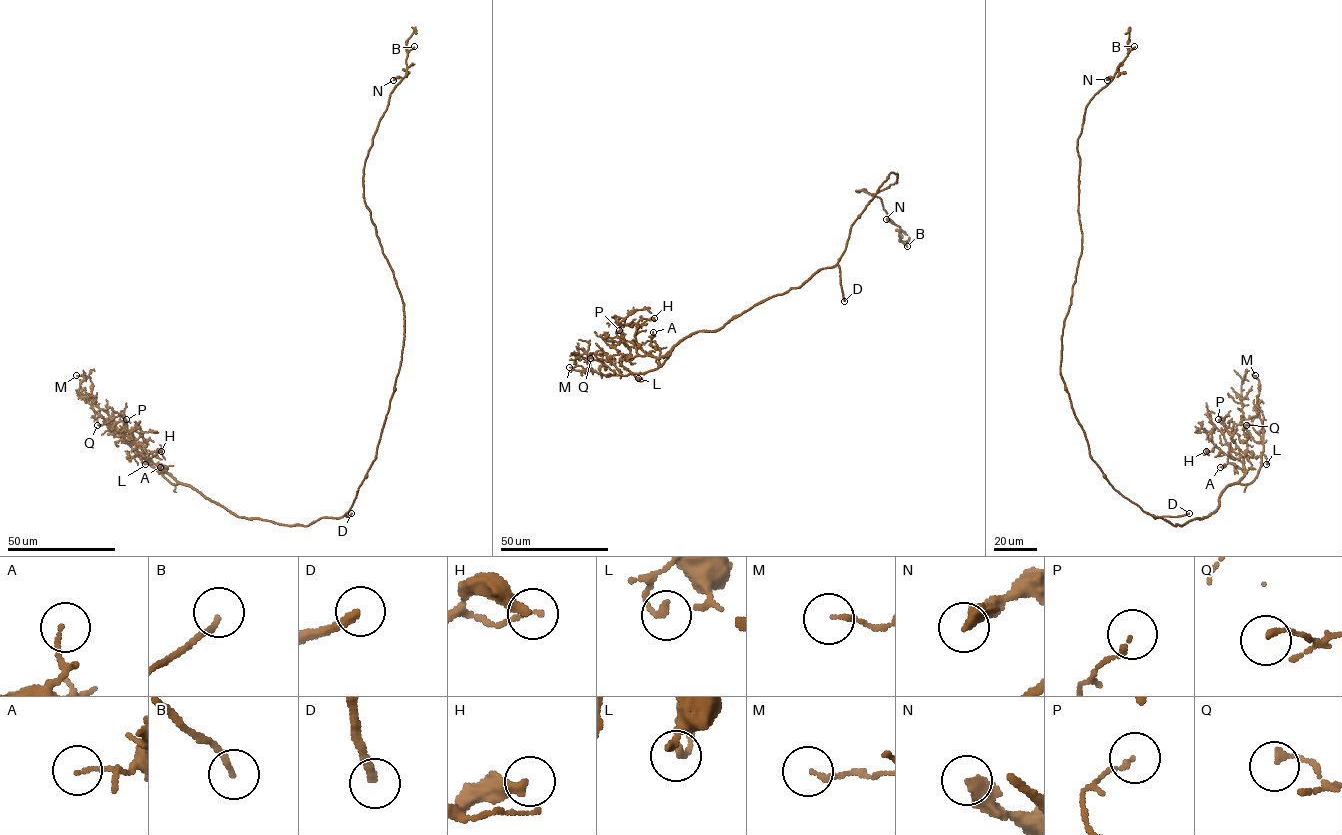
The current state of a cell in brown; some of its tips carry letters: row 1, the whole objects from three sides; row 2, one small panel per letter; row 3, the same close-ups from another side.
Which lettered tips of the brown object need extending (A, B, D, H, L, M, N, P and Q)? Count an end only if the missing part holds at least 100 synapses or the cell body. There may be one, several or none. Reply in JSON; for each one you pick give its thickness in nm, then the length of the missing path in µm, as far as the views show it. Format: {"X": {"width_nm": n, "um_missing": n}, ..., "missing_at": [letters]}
{"D": {"width_nm": 240, "um_missing": 15}, "missing_at": ["D"]}

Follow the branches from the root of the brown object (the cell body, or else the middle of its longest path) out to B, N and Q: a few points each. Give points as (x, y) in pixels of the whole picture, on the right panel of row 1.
B: (1091, 456), (1060, 374), (1062, 330), (1082, 251), (1077, 139), (1087, 104), (1112, 79), (1117, 67), (1134, 46)
N: (1091, 456), (1060, 374), (1061, 337), (1082, 251), (1077, 139), (1086, 105), (1112, 77), (1107, 80)
Q: (1091, 456), (1124, 497), (1181, 525), (1214, 512), (1228, 486), (1257, 476), (1263, 439), (1246, 425)

